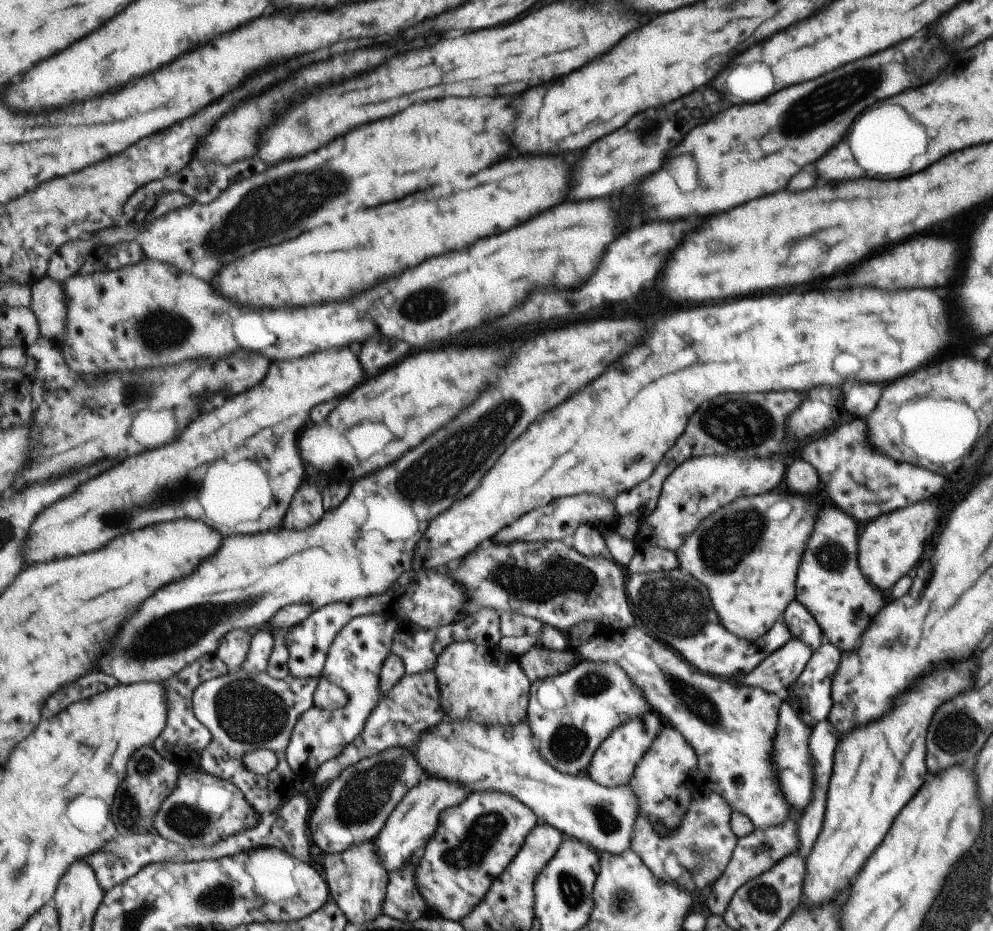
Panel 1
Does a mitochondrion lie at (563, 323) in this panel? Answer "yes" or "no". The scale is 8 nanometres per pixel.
no

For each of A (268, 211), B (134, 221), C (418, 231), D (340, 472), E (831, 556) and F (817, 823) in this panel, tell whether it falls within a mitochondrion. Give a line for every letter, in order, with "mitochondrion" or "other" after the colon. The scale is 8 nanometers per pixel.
A: mitochondrion
B: other
C: other
D: other
E: mitochondrion
F: other

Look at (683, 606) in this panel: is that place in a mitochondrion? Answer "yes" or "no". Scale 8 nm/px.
yes

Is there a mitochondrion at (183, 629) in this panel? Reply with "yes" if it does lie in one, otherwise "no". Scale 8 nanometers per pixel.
yes

